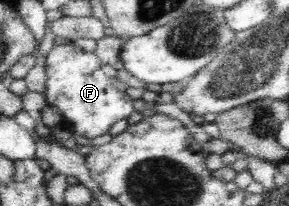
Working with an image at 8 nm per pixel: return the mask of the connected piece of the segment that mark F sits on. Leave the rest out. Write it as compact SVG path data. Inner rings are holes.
M58 41L48 53L47 87L45 97L47 106L55 106L61 112L63 124L72 133L87 139L94 139L110 133L114 123L134 112L134 100L125 92L118 91L101 69L99 58L70 42Z

